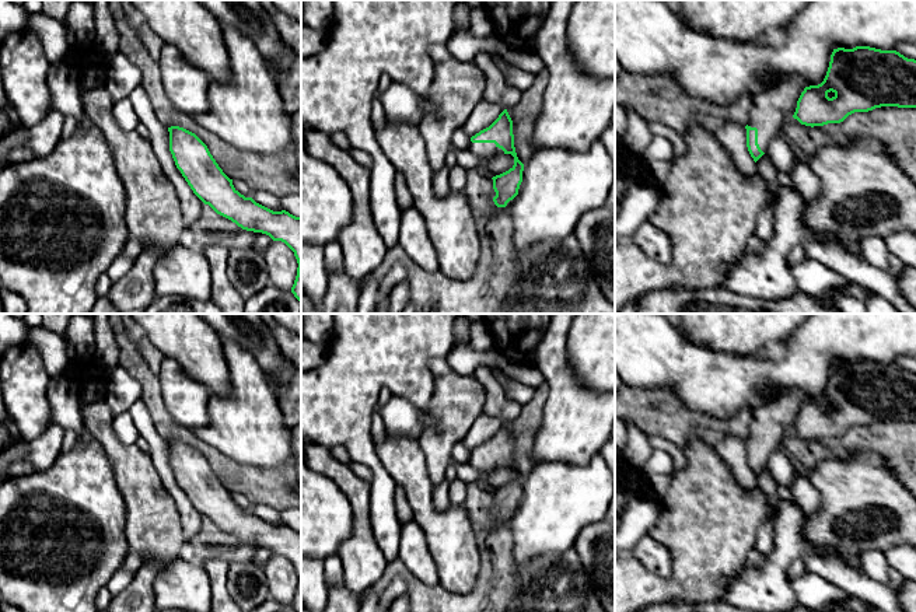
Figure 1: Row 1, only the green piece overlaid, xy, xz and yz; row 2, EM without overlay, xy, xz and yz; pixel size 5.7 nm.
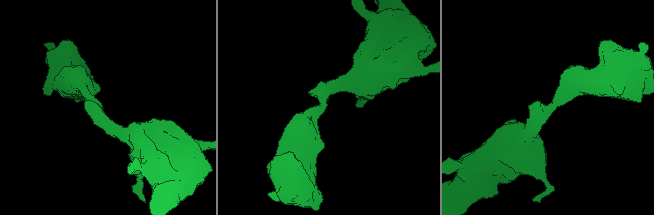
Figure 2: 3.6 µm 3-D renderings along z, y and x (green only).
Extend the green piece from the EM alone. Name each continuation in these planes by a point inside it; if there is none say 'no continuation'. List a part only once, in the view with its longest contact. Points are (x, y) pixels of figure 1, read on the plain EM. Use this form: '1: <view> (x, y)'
1: xz (483, 464)

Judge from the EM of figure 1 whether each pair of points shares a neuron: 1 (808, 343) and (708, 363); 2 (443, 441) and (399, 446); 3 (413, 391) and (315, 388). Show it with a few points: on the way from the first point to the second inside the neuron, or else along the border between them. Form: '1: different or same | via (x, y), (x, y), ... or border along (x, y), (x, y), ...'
1: same | via (783, 369), (733, 370)
2: different | border along (416, 439), (429, 475)
3: same | via (390, 380), (352, 380), (343, 388), (339, 388)

